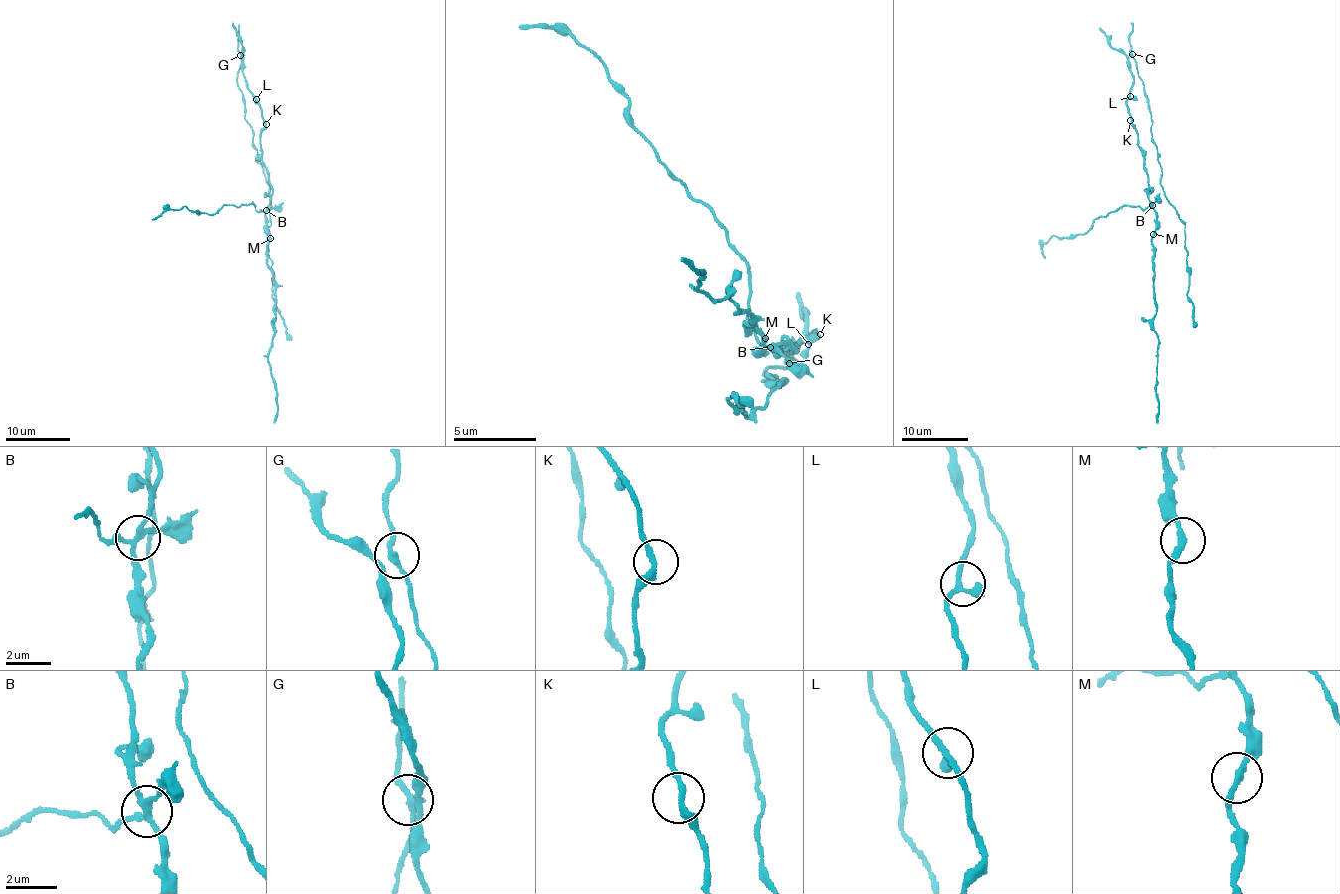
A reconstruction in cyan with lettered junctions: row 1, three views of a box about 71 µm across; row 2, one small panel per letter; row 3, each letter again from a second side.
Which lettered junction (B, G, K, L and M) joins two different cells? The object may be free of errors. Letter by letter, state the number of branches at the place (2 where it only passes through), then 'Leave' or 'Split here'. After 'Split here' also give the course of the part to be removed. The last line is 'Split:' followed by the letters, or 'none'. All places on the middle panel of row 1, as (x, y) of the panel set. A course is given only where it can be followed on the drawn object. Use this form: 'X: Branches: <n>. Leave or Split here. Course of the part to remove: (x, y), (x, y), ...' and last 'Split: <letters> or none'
B: Branches: 4. Split here. Course of the part to remove: (771, 348), (746, 316), (747, 264), (719, 221), (631, 123), (627, 95), (608, 69), (569, 35), (519, 27)
G: Branches: 4. Leave
K: Branches: 2. Leave
L: Branches: 3. Leave
M: Branches: 2. Leave
Split: B

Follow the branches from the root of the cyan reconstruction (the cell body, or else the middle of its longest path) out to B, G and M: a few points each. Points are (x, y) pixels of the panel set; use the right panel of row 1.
B: (1130, 91), (1128, 113), (1144, 160), (1148, 200), (1152, 205)
G: (1130, 91), (1133, 74), (1128, 56), (1132, 54)
M: (1130, 91), (1128, 113), (1131, 126), (1136, 131), (1148, 178), (1148, 200), (1155, 213), (1153, 234)

